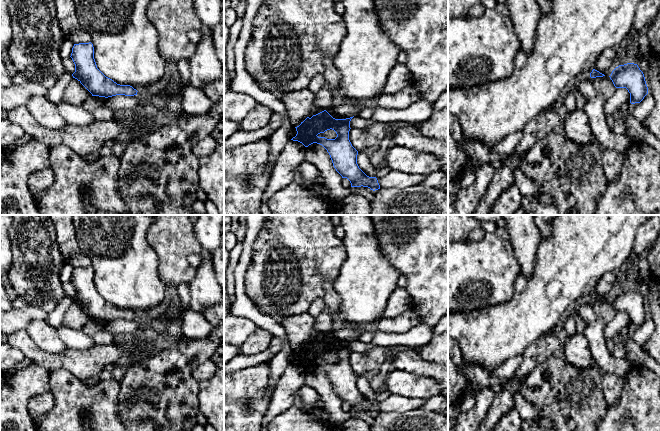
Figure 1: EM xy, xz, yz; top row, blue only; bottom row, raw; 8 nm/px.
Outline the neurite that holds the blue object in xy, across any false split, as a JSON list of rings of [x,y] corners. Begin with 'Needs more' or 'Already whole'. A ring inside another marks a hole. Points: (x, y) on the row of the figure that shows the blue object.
Already whole. [[[91,42],[74,44],[70,57],[75,64],[73,78],[77,79],[92,96],[108,98],[116,95],[137,95],[138,91],[132,86],[117,84],[97,68]]]

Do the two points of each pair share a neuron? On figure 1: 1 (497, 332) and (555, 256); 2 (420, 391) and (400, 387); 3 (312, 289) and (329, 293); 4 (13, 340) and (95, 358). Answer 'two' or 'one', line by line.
1: one
2: one
3: two
4: one

